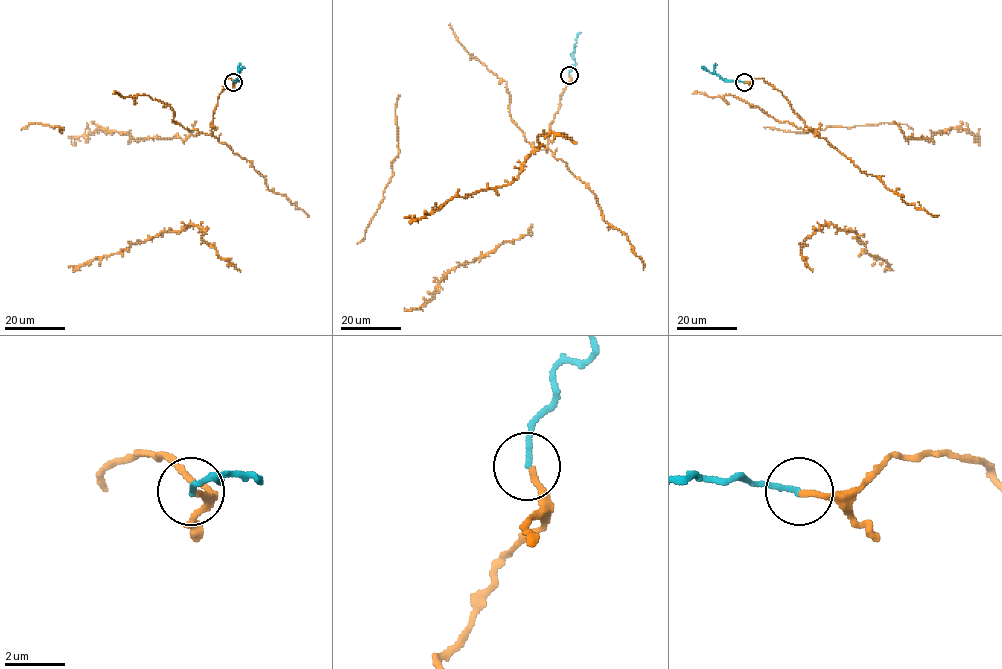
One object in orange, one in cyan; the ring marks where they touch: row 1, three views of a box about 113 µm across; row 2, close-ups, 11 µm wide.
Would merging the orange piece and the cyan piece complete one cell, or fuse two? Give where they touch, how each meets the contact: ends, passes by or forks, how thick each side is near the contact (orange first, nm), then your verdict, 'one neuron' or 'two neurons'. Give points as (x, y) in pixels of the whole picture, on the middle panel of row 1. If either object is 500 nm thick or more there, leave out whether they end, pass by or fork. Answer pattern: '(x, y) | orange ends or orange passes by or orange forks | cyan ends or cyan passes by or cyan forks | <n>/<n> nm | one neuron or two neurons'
(569, 75) | orange ends | cyan ends | 180/180 nm | one neuron

